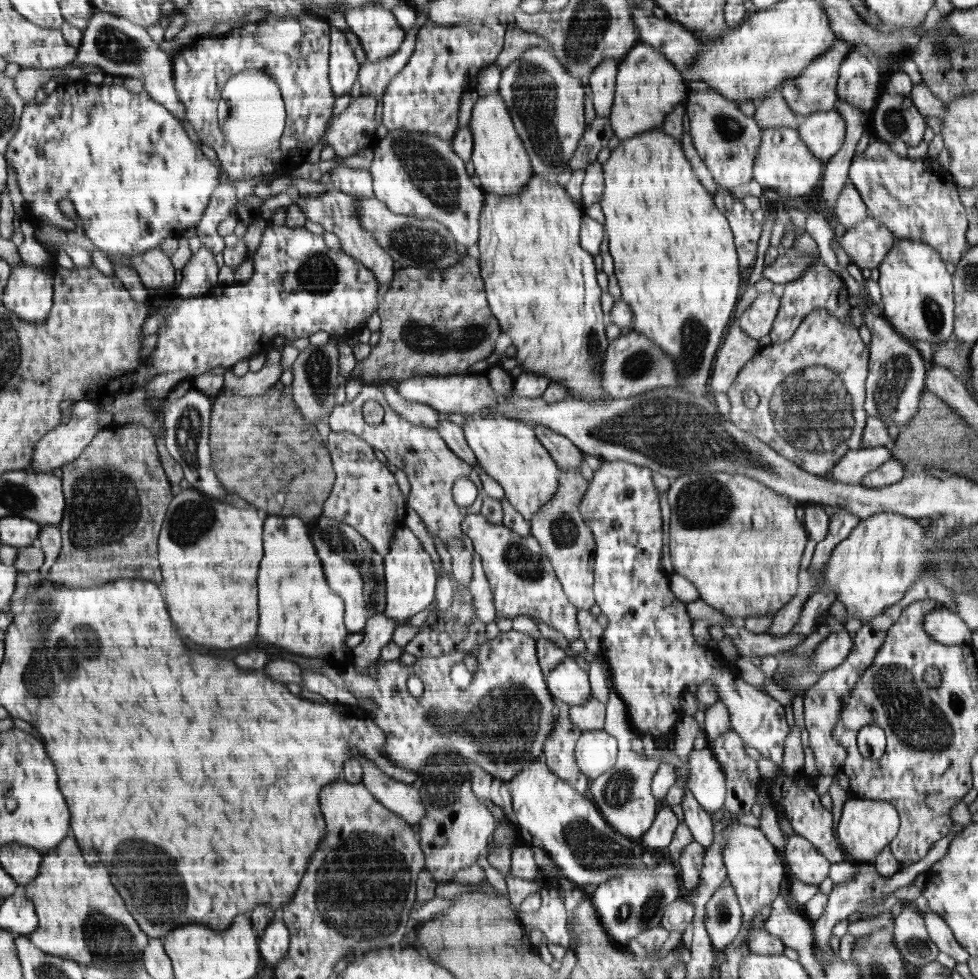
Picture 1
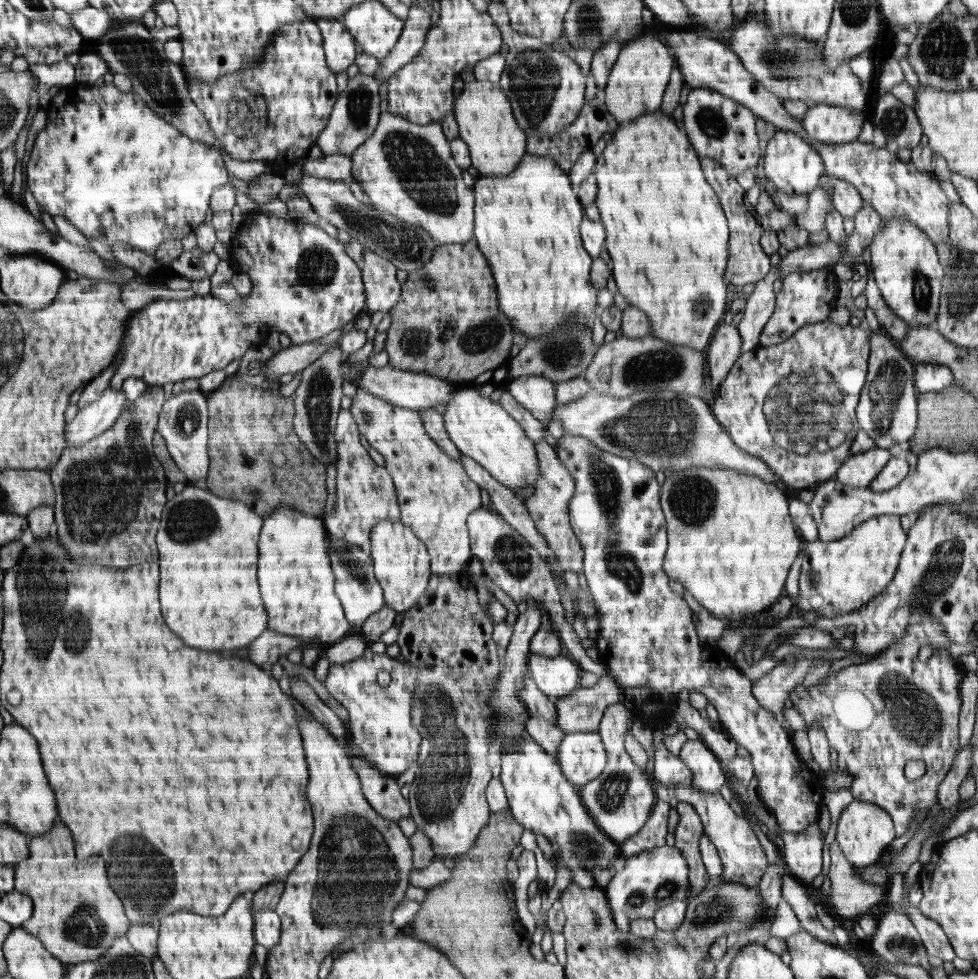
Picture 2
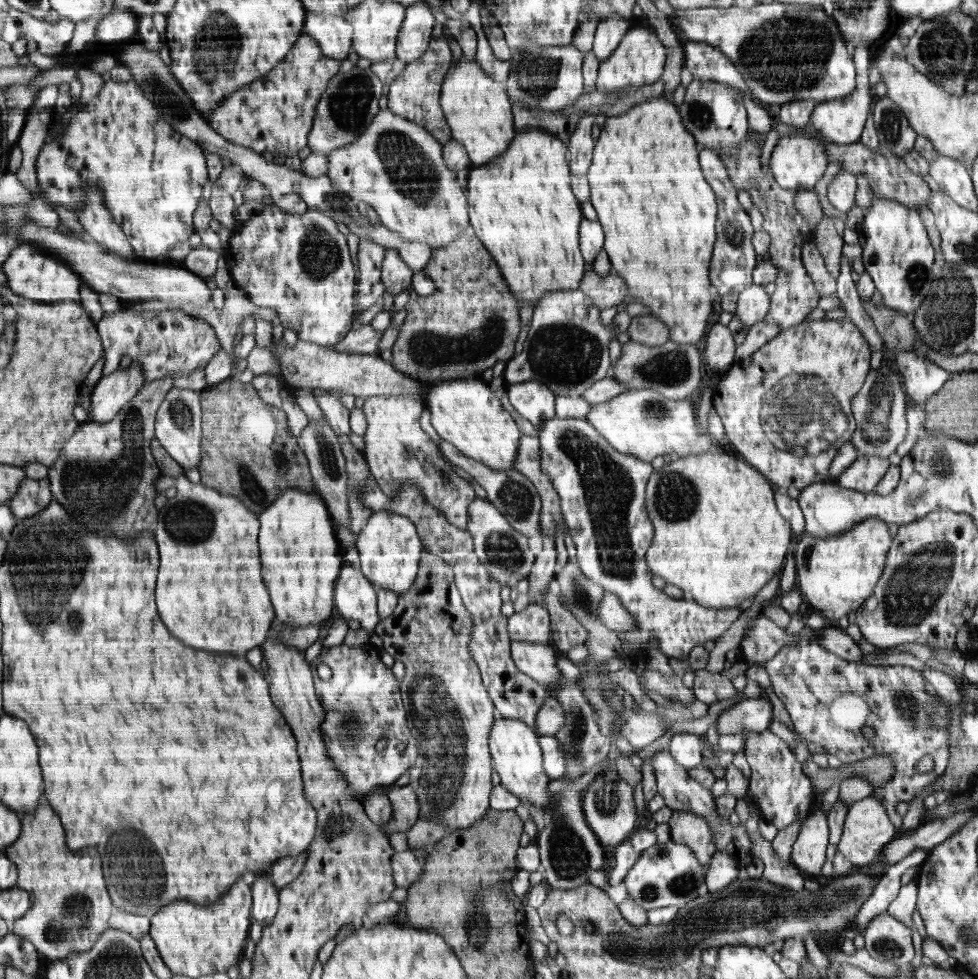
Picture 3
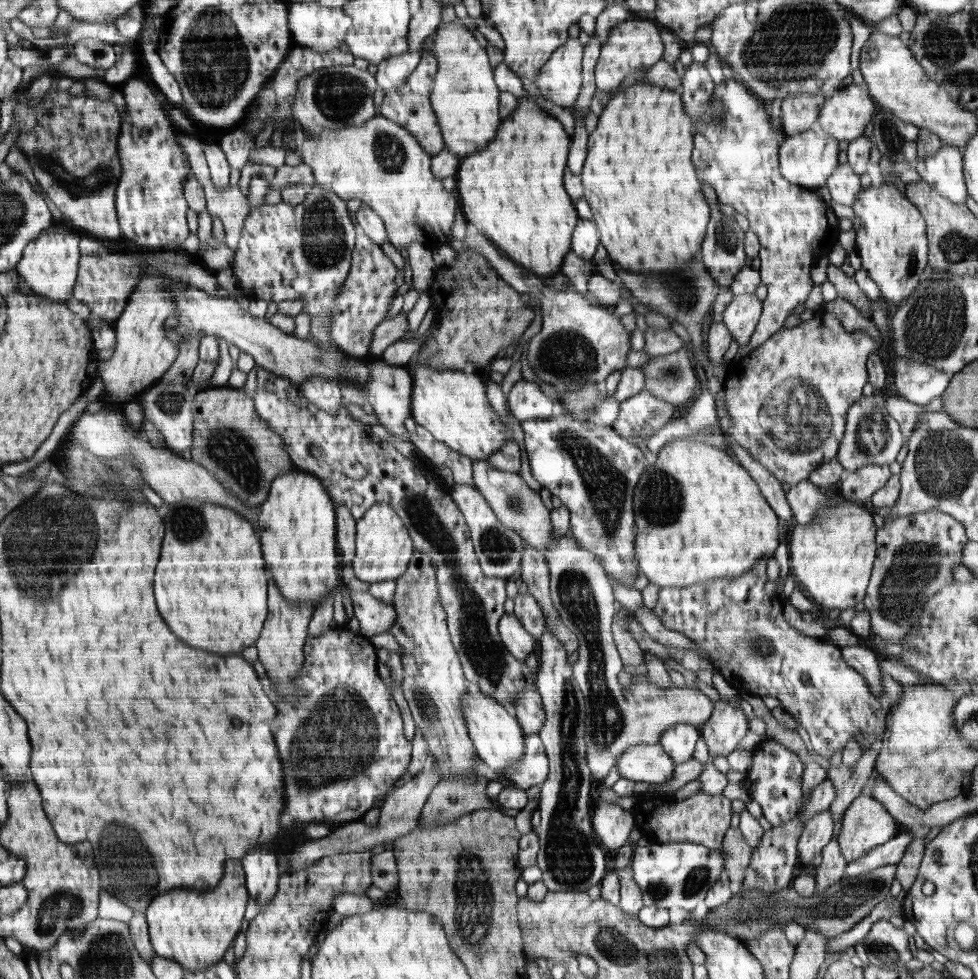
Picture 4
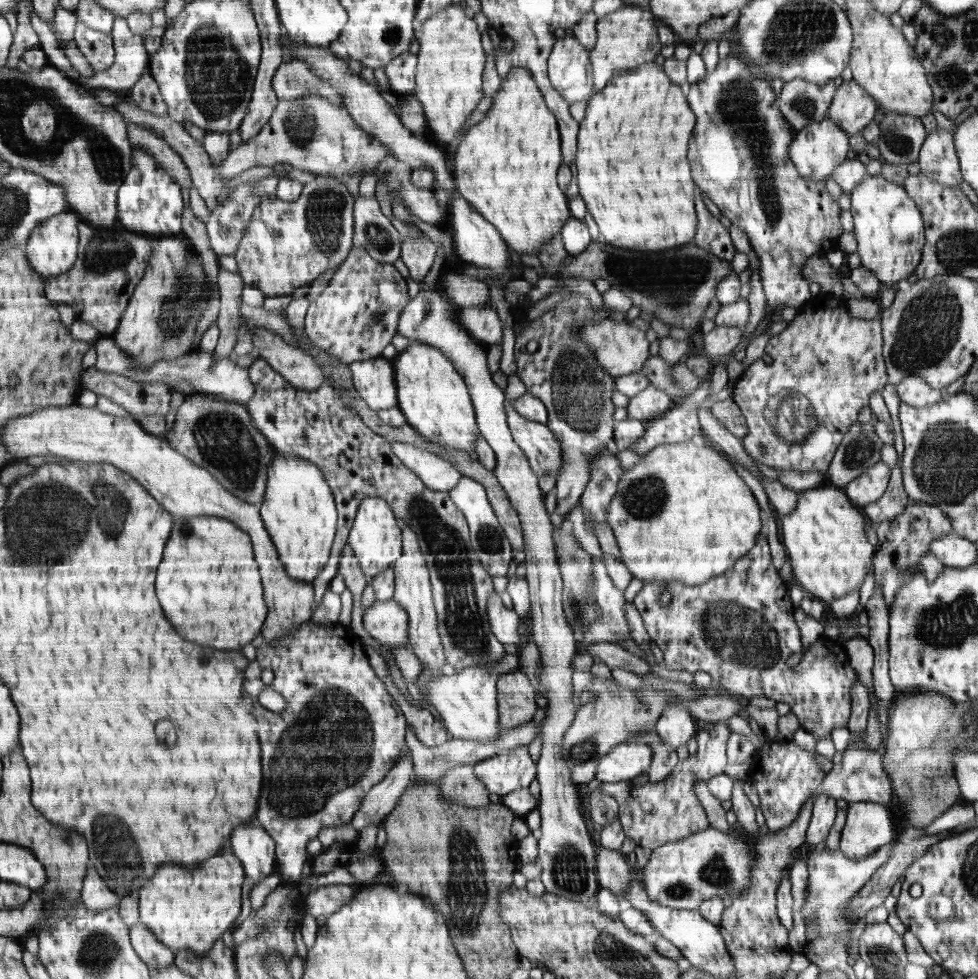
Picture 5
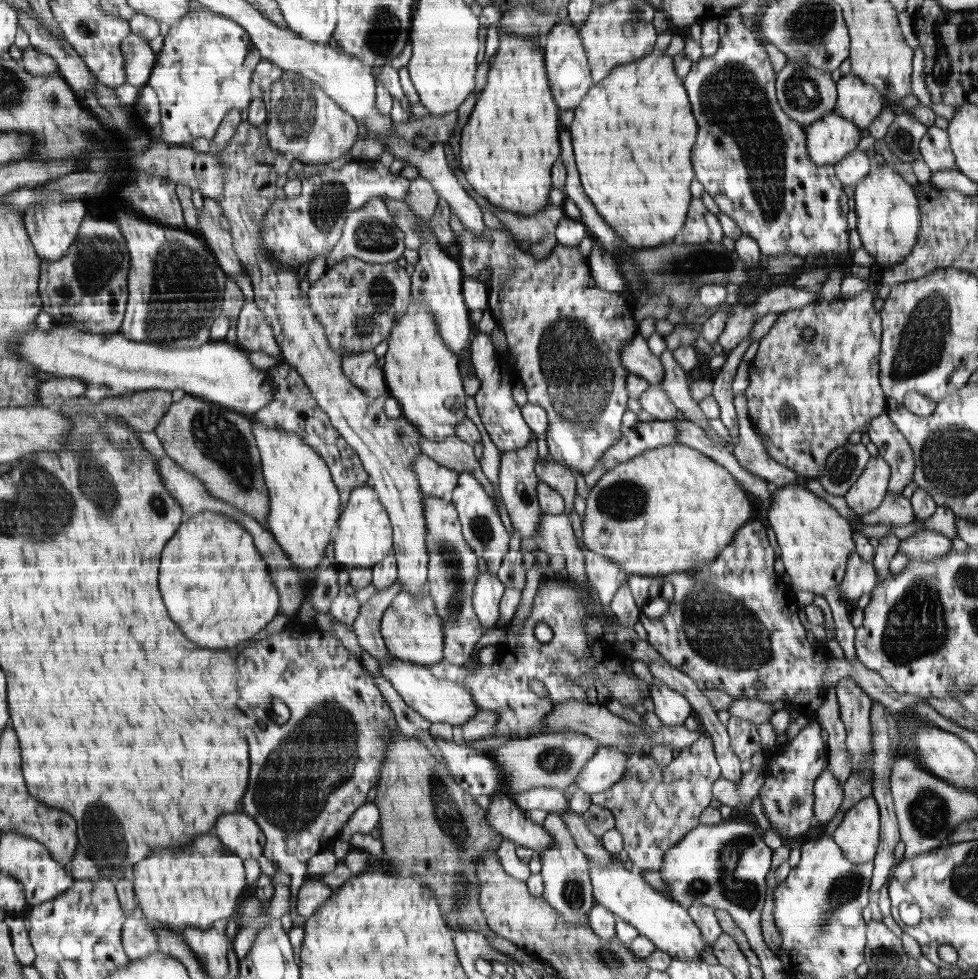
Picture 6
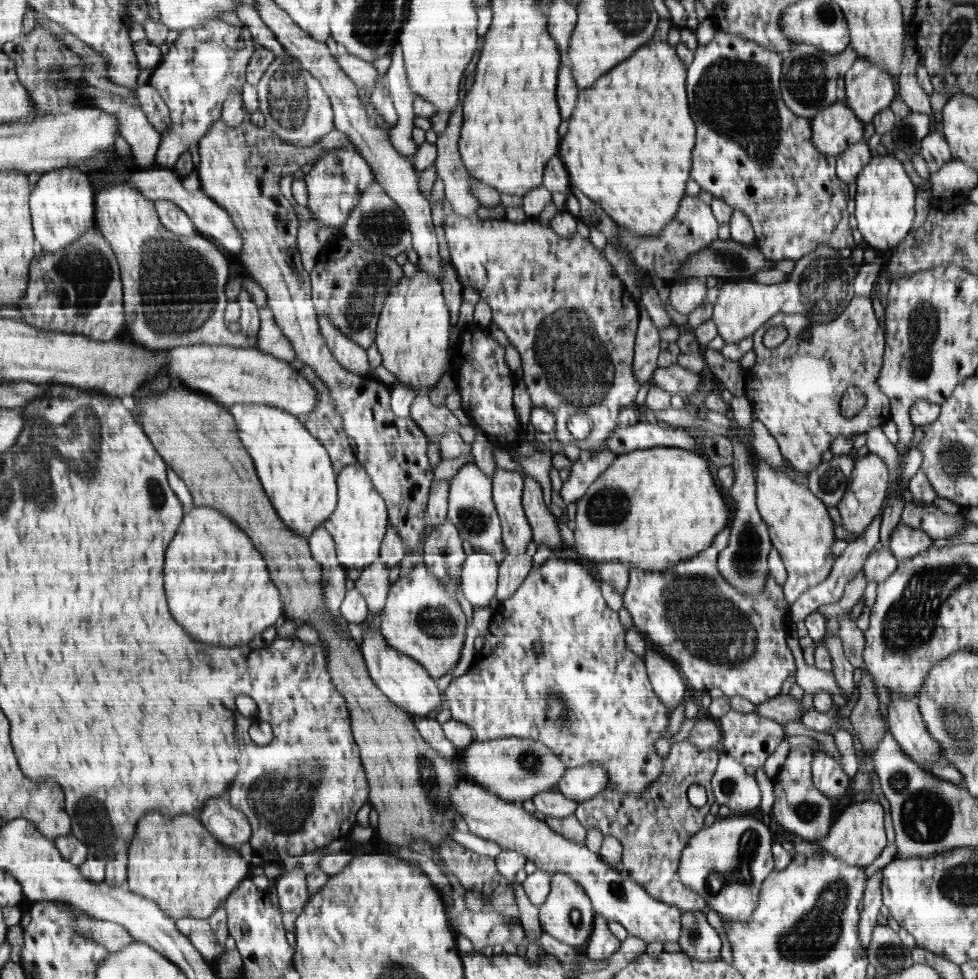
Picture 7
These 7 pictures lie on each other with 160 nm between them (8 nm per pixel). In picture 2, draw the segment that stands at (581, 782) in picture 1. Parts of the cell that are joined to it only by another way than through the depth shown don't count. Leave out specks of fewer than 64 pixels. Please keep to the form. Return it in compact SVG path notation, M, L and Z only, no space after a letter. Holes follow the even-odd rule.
M532 677L524 680L524 688L519 691L519 694L520 701L526 705L526 709L530 713L525 730L557 760L557 748L564 738L565 731L558 726L555 699L546 696L546 693L538 689Z

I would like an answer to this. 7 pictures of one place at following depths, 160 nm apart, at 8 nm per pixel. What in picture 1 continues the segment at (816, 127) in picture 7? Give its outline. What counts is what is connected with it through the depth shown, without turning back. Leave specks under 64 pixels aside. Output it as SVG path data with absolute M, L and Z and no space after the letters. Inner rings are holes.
M780 126L761 131L761 145L754 158L753 179L762 189L772 190L783 199L808 195L822 179L823 168L824 163L810 152L797 129Z

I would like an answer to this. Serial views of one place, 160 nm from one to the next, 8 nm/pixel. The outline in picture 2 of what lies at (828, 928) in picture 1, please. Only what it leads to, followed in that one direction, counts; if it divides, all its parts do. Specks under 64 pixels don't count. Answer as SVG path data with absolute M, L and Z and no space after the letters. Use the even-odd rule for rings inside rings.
M836 841L832 842L829 846L829 854L831 858L829 871L831 890L829 893L830 900L826 904L827 909L834 908L836 916L840 916L844 920L850 920L865 913L874 904L886 901L888 884L873 884L873 882L867 882L867 880L861 878L858 867L854 867L844 856L840 845Z

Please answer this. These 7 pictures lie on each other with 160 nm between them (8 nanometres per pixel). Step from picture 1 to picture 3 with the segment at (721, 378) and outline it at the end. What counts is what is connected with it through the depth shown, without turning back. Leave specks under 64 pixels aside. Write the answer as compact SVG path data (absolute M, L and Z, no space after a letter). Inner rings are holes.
M715 322L705 336L704 361L712 372L727 370L735 360L738 348L727 326Z

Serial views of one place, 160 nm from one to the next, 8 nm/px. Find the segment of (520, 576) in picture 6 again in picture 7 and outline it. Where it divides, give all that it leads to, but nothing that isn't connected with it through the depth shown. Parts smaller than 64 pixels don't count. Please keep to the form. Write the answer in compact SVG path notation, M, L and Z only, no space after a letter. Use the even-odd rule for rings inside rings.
M495 466L493 502L500 514L504 543L511 555L523 555L533 540L525 510L523 509L523 478L516 471Z

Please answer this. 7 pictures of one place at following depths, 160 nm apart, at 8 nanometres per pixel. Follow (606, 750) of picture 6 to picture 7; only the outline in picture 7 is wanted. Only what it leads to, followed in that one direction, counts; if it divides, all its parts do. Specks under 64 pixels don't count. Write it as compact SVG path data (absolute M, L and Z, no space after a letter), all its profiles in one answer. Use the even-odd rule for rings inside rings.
M585 764L566 770L558 791L578 803L594 798L608 786L608 771L601 764Z

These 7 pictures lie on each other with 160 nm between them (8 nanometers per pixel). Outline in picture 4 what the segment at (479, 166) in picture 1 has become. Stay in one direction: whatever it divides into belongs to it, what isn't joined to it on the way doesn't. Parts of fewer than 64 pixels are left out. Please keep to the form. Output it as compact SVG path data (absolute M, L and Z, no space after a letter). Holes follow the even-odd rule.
M457 21L441 22L435 33L431 51L438 68L430 100L440 122L445 148L460 157L470 156L487 147L497 135L502 120L498 113L500 89L494 84L486 50L476 42L468 27Z

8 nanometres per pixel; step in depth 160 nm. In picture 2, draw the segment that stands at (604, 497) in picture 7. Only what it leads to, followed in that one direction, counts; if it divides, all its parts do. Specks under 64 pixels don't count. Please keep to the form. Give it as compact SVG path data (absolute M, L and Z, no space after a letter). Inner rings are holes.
M693 466L666 476L661 488L661 509L669 527L665 572L671 579L680 581L712 616L739 623L747 613L768 609L786 596L782 592L786 576L803 540L796 535L784 489L752 473Z

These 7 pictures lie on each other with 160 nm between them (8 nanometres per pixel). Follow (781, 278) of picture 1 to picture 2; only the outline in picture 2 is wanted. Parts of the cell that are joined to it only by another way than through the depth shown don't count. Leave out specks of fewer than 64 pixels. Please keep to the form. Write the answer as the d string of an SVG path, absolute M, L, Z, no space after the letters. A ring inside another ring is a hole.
M702 157L702 171L706 174L706 182L712 186L712 190L718 196L718 202L725 209L725 216L729 222L730 243L729 243L729 262L726 263L725 277L734 286L744 286L754 284L762 280L770 268L774 266L775 258L767 255L760 244L760 238L764 234L762 219L747 201L747 192L738 184L734 175L726 172L722 165L718 164L712 157Z

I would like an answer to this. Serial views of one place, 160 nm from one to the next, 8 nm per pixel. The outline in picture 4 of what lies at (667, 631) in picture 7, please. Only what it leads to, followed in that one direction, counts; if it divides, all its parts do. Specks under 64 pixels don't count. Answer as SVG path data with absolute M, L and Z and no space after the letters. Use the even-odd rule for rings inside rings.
M768 557L760 559L753 567L749 568L749 571L746 571L744 575L739 577L729 579L724 577L721 579L712 579L709 581L704 581L703 583L696 583L695 585L690 585L689 587L664 587L658 591L658 600L657 603L653 606L652 610L658 615L658 618L662 621L662 624L668 628L668 630L680 632L686 635L694 644L698 645L703 651L708 653L712 665L716 667L716 670L730 686L738 690L744 695L759 695L760 697L772 697L780 701L781 707L792 715L798 724L802 725L806 732L808 732L810 737L810 744L812 744L813 749L815 750L816 757L822 759L824 762L828 762L834 752L838 750L843 750L843 746L850 739L858 739L861 744L862 750L867 749L868 747L874 746L874 744L880 744L882 735L885 733L886 718L892 710L892 706L900 700L902 696L901 692L904 691L904 686L902 684L895 682L889 676L882 675L882 688L884 688L883 694L880 694L880 697L872 697L868 685L866 685L866 679L862 677L854 668L846 665L846 662L842 660L840 654L840 649L833 645L828 645L824 643L821 638L812 638L812 636L806 636L806 634L800 634L796 628L792 628L788 621L784 618L784 603L782 599L773 593L768 595L764 588L766 588L766 582L768 582L768 577L766 576L766 566L768 566Z

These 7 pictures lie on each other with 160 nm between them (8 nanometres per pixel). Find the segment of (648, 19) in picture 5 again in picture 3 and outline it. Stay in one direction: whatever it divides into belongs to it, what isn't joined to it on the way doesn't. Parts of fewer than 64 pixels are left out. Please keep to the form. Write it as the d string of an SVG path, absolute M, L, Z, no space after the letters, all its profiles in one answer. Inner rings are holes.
M632 26L626 31L616 50L611 52L605 61L600 61L595 90L609 93L644 84L654 84L665 71L667 55L667 48L656 32L642 26Z

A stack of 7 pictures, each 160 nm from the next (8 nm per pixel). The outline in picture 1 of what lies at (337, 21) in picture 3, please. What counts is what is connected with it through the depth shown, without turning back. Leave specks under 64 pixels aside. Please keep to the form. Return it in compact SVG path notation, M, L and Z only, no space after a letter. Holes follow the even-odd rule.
M337 27L332 28L330 43L330 84L338 96L350 92L360 71L358 60L352 51L344 32Z

